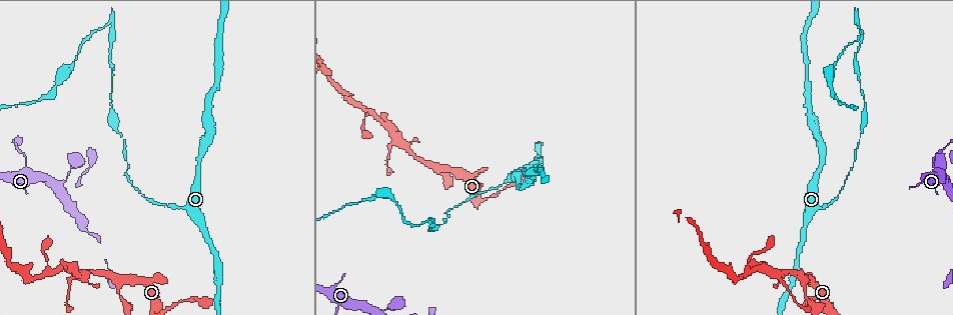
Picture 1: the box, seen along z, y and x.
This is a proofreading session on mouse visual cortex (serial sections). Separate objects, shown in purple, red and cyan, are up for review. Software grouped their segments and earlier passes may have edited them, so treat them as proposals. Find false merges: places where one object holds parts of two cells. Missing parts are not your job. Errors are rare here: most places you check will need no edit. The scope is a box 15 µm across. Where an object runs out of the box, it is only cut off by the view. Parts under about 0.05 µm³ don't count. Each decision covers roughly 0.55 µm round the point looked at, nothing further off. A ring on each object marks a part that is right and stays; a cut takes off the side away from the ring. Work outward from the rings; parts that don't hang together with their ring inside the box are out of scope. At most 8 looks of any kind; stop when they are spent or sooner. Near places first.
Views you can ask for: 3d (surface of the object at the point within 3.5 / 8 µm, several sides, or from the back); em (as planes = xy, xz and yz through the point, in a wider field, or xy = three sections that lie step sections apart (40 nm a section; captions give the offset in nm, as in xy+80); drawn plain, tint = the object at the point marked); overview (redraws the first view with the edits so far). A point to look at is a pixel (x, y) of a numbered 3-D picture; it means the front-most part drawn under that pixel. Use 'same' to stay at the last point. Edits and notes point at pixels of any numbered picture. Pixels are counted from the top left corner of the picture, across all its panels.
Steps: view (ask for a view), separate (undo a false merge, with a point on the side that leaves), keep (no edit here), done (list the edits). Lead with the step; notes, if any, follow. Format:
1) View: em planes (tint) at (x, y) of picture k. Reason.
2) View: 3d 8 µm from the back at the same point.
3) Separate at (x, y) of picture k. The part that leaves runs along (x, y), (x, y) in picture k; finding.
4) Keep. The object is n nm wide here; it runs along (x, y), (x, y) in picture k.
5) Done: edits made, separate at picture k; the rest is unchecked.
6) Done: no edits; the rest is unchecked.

View: 3d 3.5 µm at (400, 141) of picture 1. Three-way junction.

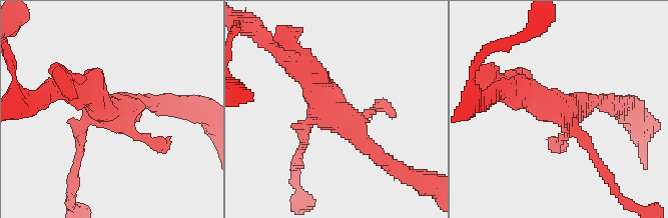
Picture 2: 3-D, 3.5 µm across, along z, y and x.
View: em xy step 5 (tint) at (559, 105) of picture 2.

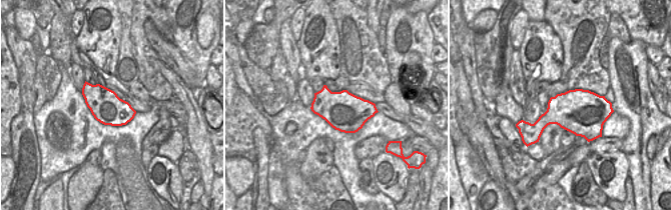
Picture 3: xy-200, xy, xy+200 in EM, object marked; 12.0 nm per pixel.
Keep. The object is 480 nm wide here; it runs along (380, 157), (293, 62) in picture 2; all the same cell.

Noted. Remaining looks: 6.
View: 3d 3.5 µm from the back at (748, 272) of picture 1. Sudden change in width.

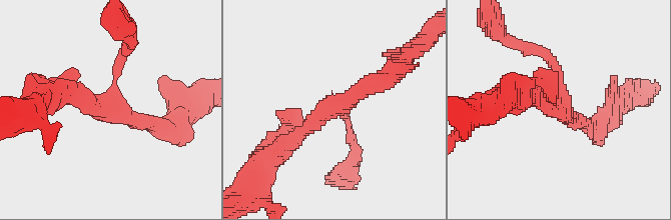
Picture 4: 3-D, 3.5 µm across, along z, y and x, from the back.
View: em xy step 5 (tint) at (114, 107) of picture 4. 3 arms meet here; the arms are 150, 200, 300 nm wide; now the EM.

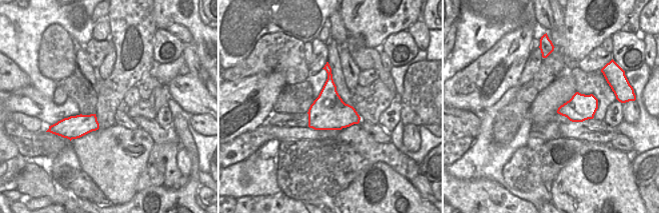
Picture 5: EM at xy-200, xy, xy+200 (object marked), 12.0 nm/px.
Keep. It runs along (287, 145), (327, 109), (395, 68) in picture 4; all the same cell.

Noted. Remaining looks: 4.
View: 3d 3.5 µm at (346, 299) of picture 1. Calibre changes.

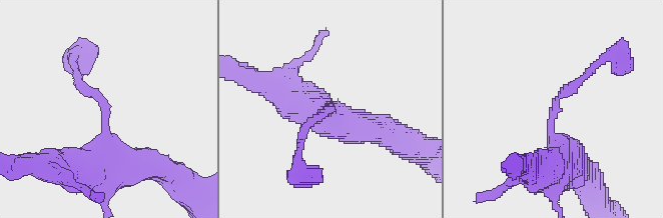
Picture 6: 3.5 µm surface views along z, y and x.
View: em xy step 1 (tint) at (106, 118) of picture 6. Shape alone is not enough.

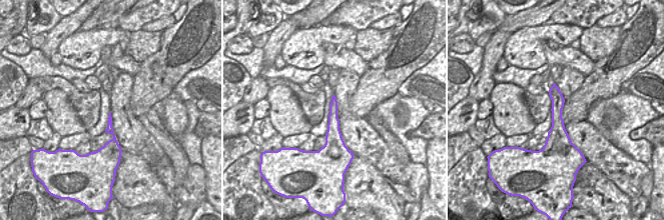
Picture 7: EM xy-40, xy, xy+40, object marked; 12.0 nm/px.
Keep. Continuous, no second cell.

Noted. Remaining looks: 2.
Done: no edits; the rest is unchecked.

